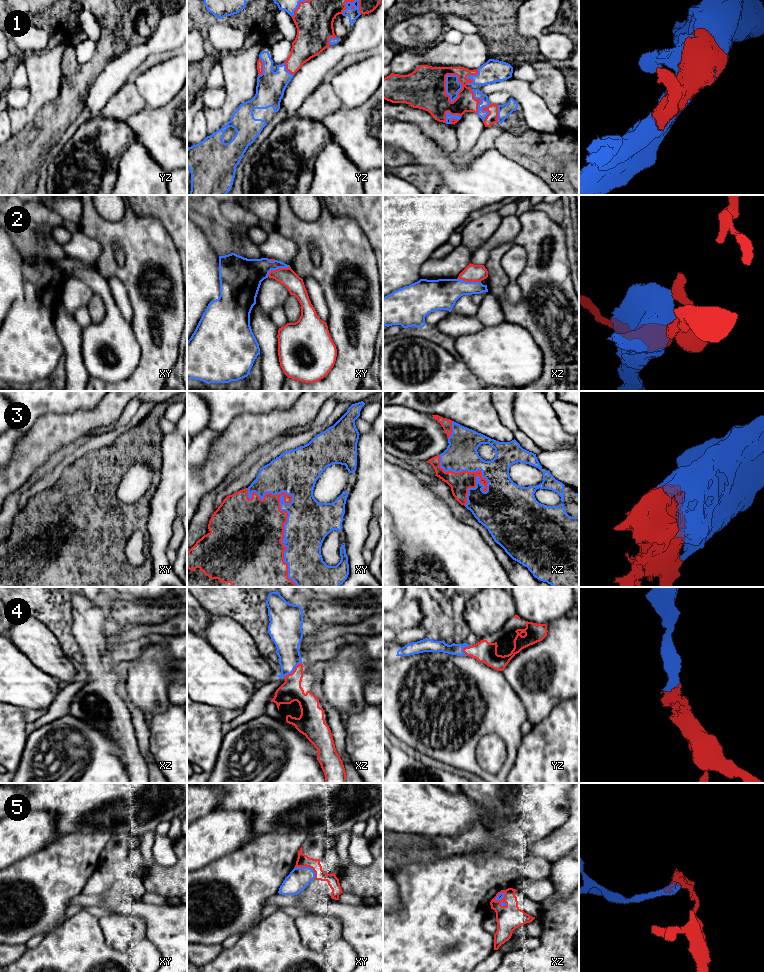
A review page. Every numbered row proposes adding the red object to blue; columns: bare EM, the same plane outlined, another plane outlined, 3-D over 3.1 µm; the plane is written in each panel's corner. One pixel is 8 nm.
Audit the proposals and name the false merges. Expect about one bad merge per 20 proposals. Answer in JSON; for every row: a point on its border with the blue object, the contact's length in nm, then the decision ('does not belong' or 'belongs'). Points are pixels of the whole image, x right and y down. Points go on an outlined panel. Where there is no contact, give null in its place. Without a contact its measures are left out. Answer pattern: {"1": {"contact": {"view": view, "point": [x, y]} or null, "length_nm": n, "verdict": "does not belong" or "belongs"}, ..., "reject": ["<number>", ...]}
{"1": {"contact": {"view": "xz", "point": [461, 88]}, "length_nm": 240, "verdict": "belongs"}, "2": {"contact": {"view": "xy", "point": [277, 268]}, "length_nm": 200, "verdict": "belongs"}, "3": {"contact": {"view": "xy", "point": [287, 517]}, "length_nm": 900, "verdict": "belongs"}, "4": {"contact": {"view": "xz", "point": [292, 671]}, "length_nm": 200, "verdict": "belongs"}, "5": {"contact": {"view": "xy", "point": [308, 867]}, "length_nm": 190, "verdict": "does not belong"}, "reject": ["5"]}

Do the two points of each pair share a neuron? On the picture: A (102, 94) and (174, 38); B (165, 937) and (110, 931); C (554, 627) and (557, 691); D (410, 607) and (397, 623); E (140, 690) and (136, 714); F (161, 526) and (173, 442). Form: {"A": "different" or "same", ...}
{"A": "same", "B": "different", "C": "same", "D": "same", "E": "different", "F": "same"}

